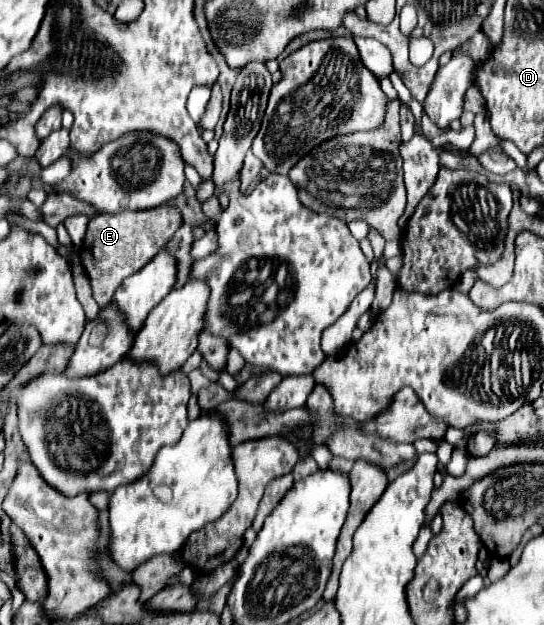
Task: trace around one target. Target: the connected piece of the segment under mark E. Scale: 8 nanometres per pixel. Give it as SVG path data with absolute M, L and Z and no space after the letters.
M159 205L141 211L119 211L93 217L87 225L87 235L83 239L81 261L91 279L93 299L103 309L111 303L111 297L119 283L139 271L151 257L155 257L163 243L171 239L171 235L181 227L181 213L173 205Z

